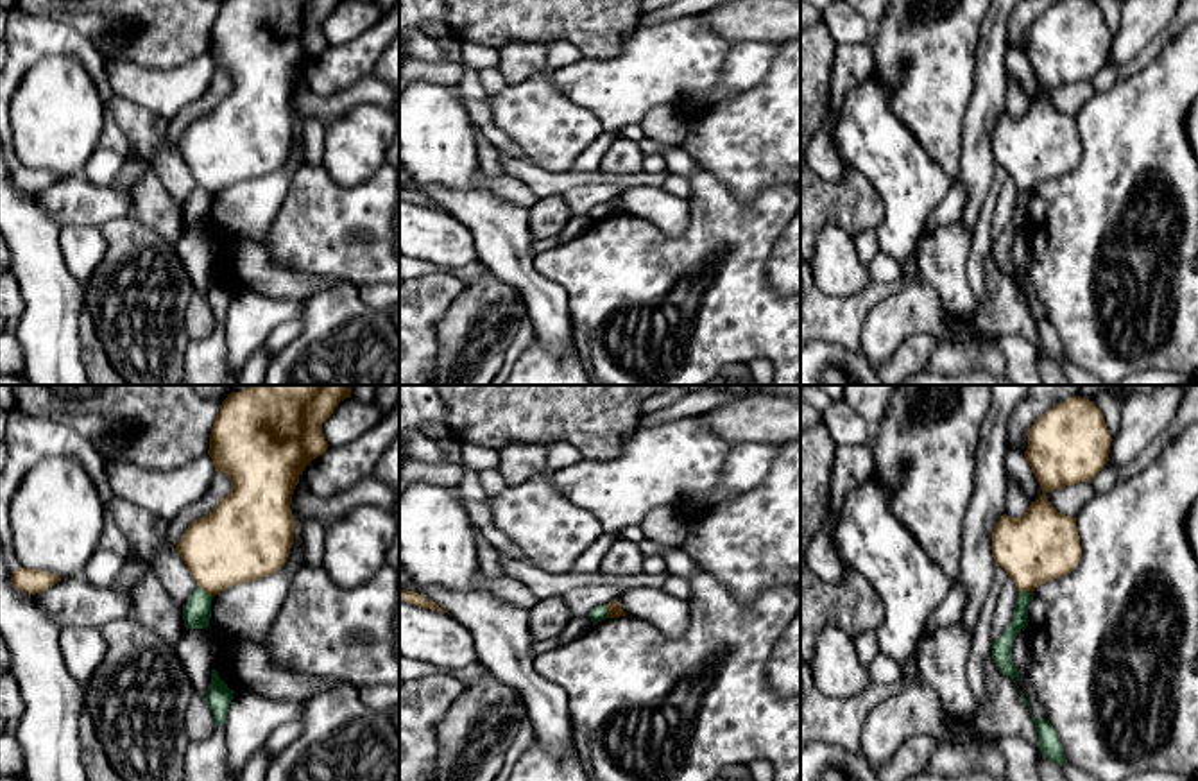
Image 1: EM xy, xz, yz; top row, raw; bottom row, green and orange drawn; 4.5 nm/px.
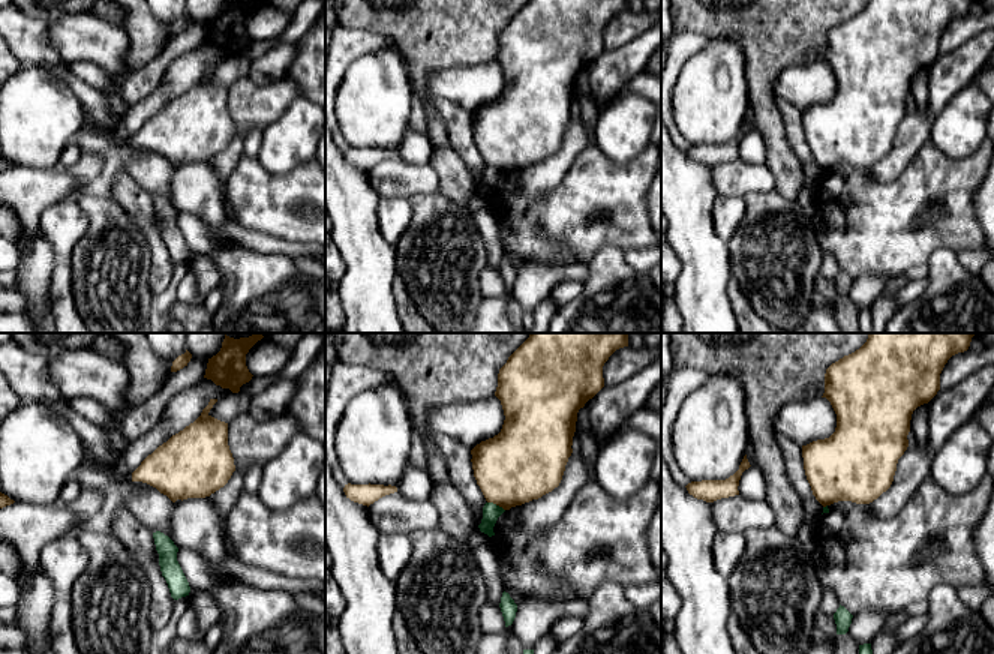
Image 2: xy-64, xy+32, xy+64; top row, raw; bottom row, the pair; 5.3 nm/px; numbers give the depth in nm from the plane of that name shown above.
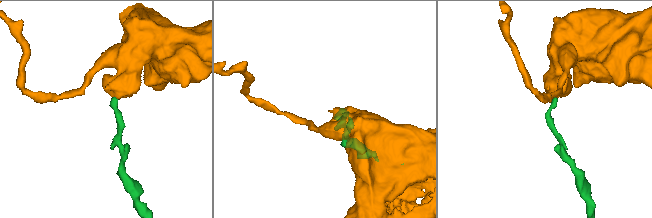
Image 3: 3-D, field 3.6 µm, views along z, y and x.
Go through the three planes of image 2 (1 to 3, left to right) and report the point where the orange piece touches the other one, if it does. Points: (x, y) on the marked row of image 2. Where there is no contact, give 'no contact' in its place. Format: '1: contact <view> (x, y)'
1: no contact
2: contact xy+32 (496, 506)
3: contact xy+64 (826, 506)

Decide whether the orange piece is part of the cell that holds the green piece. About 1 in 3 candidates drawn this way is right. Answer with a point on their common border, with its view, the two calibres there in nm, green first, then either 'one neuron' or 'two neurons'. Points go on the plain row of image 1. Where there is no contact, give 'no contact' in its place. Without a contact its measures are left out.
meets green in xy at (205, 190); 130 nm thick on the green side, 360 nm on the other; two neurons

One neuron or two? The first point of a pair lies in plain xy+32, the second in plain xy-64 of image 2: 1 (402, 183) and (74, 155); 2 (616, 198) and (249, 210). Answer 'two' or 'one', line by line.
1: two
2: one

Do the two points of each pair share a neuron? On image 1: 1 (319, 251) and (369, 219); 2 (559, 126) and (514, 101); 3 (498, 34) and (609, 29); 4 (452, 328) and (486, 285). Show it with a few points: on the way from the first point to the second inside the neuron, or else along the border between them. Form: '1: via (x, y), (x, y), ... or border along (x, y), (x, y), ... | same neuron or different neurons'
1: via (332, 239), (357, 223) | same neuron
2: via (548, 126), (530, 111), (525, 111) | same neuron
3: via (525, 24), (582, 24) | same neuron
4: via (462, 317), (484, 296) | same neuron

